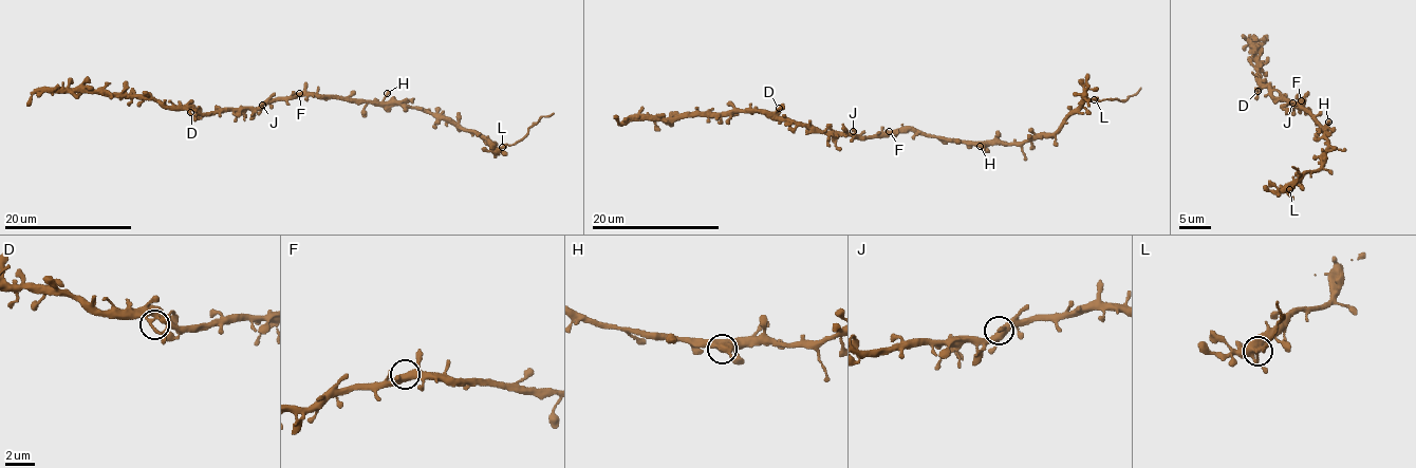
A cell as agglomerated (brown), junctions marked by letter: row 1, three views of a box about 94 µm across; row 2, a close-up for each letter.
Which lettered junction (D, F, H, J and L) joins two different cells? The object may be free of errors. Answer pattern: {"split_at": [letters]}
{"split_at": ["L"]}

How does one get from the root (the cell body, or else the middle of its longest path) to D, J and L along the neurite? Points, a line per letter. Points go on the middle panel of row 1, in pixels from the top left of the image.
D: (890, 133), (855, 136), (850, 133), (814, 132), (804, 125), (782, 118), (775, 112), (779, 108)
J: (890, 133), (858, 136), (853, 131)
L: (890, 133), (918, 130), (962, 142), (1018, 143), (1049, 135), (1070, 111), (1086, 99), (1095, 98)

